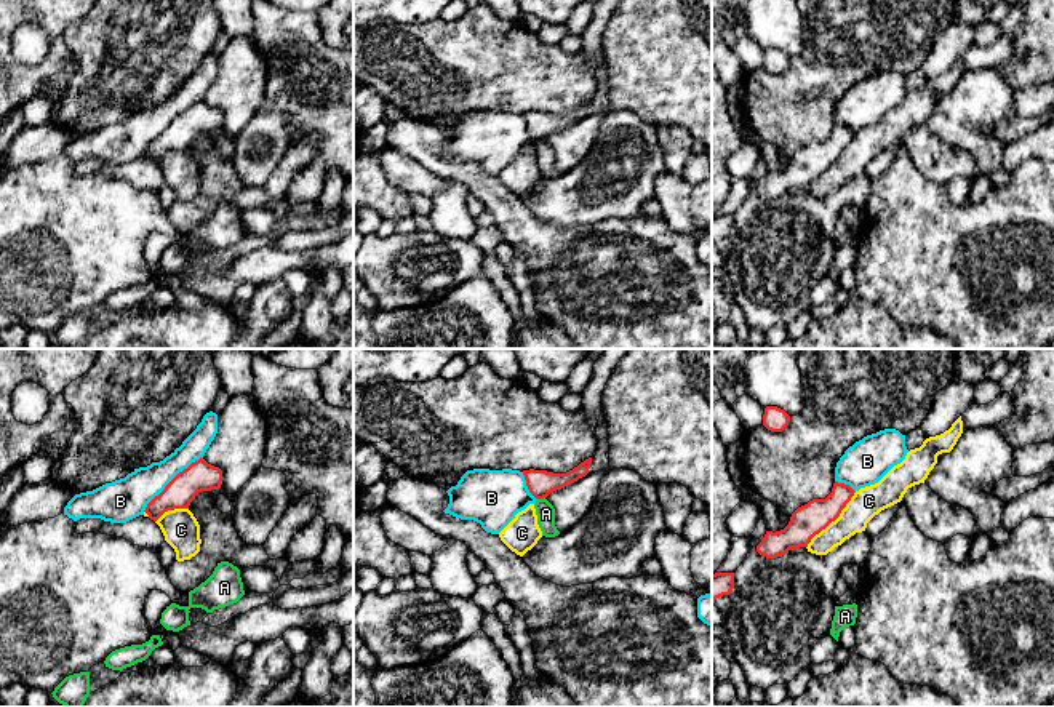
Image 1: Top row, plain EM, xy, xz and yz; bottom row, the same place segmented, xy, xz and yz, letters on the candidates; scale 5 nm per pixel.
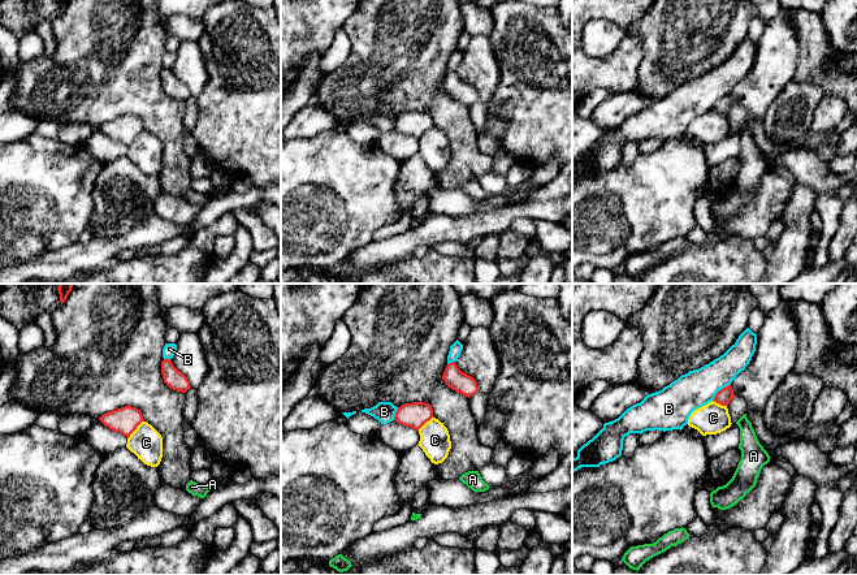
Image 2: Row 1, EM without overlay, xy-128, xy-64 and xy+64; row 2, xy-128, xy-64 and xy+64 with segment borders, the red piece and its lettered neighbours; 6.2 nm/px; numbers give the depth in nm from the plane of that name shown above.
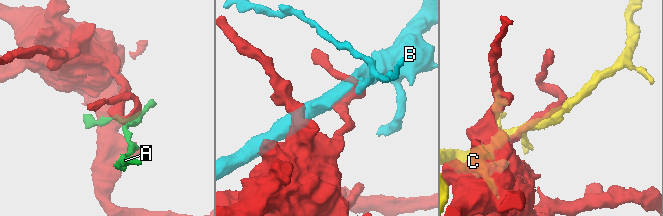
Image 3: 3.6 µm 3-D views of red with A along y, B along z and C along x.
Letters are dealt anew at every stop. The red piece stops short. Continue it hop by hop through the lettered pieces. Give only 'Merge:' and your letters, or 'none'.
Merge: none

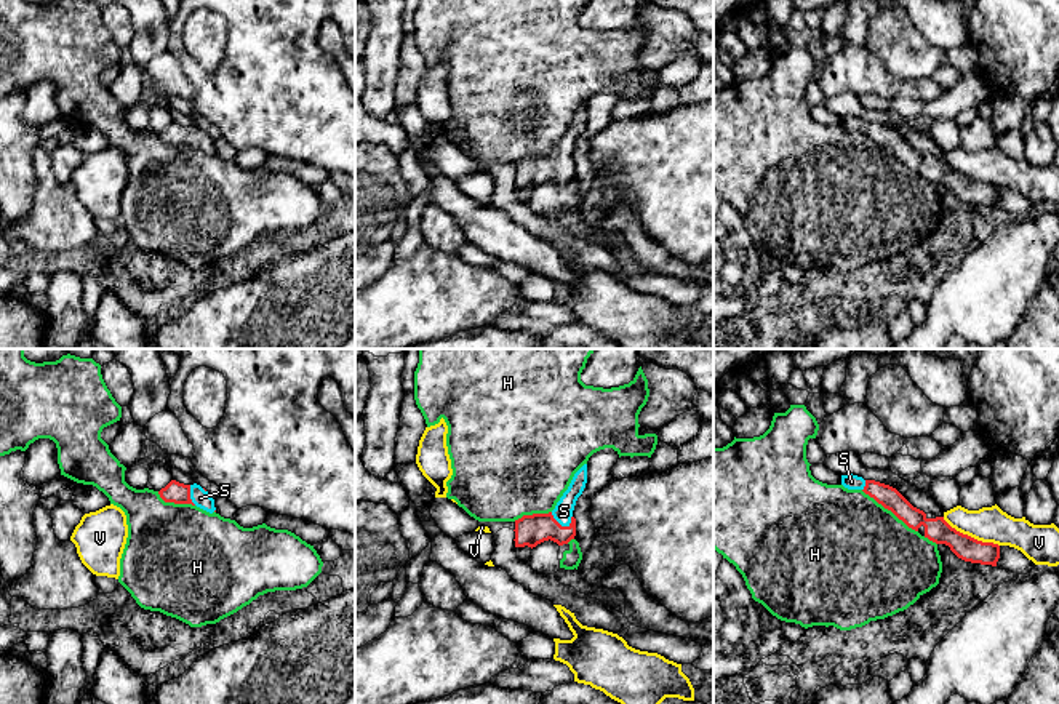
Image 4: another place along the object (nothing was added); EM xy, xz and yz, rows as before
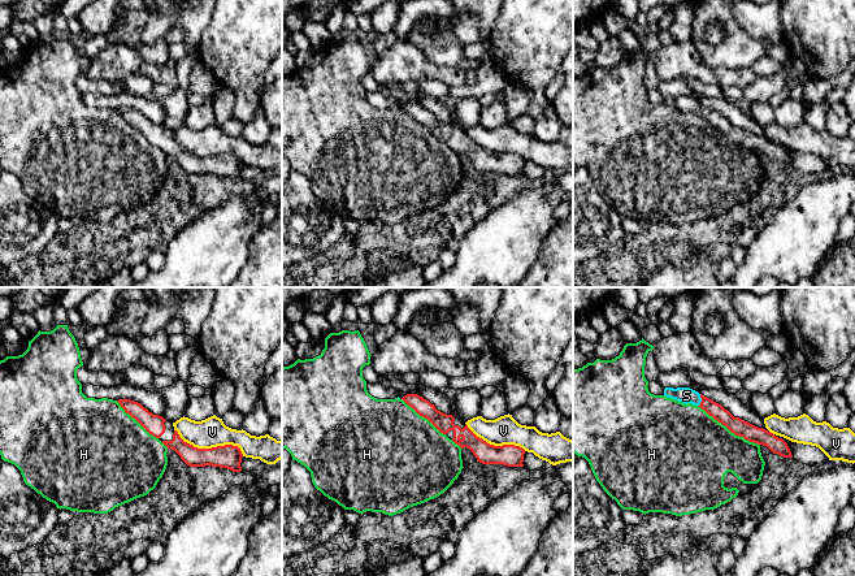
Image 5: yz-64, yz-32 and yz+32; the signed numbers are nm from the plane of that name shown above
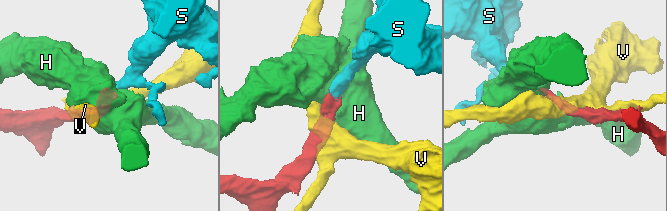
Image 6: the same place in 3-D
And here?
Merge: S

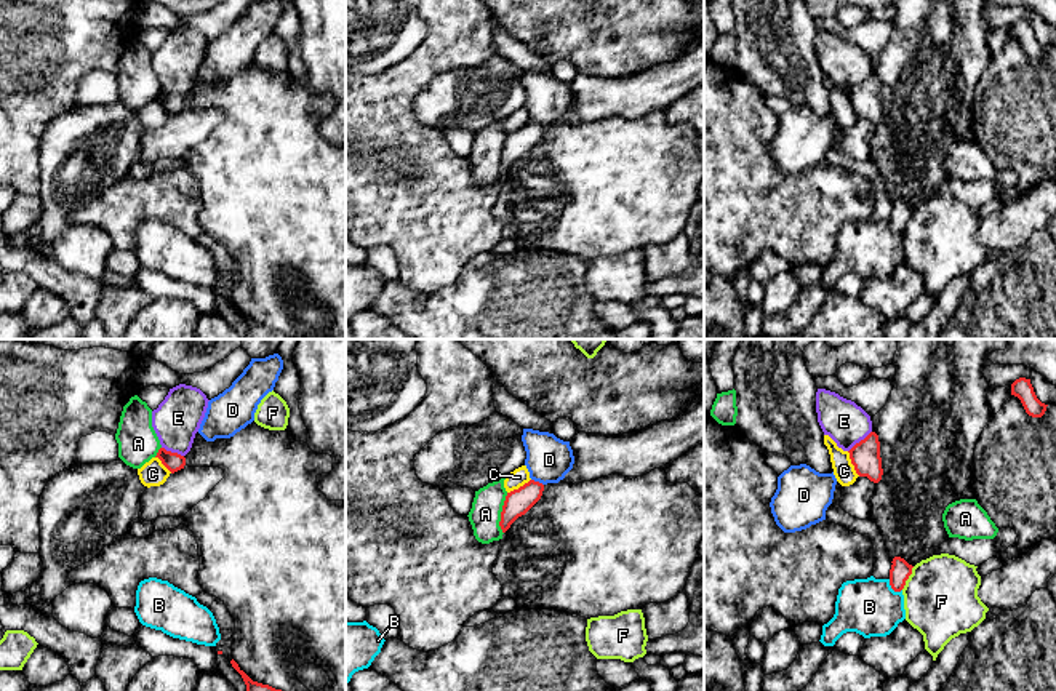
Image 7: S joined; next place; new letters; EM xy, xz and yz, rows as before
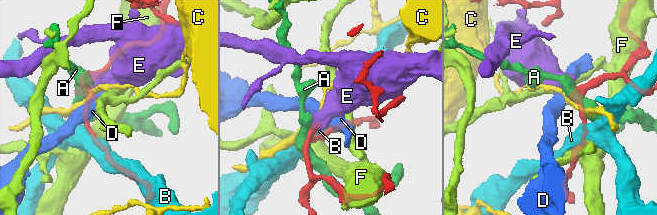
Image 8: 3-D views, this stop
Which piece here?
Merge: none

